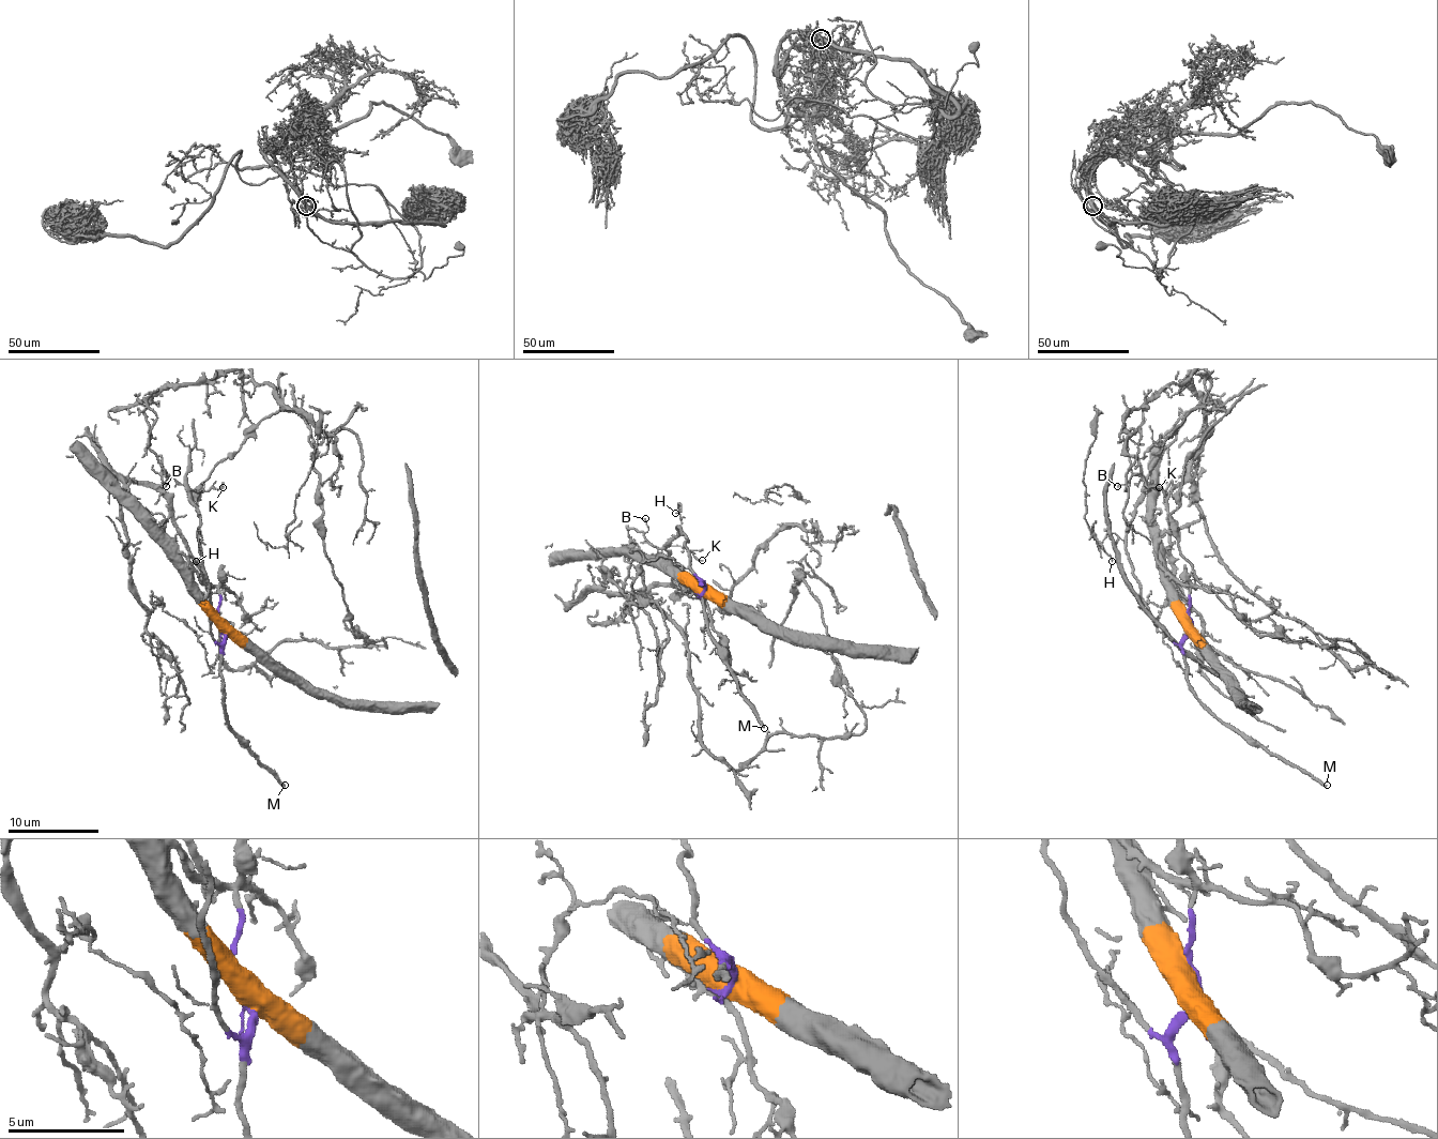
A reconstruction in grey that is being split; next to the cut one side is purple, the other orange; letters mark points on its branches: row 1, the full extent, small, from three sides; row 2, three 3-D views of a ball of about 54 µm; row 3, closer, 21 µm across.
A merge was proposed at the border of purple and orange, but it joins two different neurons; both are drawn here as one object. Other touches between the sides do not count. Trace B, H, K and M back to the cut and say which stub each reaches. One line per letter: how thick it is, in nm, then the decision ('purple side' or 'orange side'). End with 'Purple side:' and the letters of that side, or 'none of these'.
B: 90 nm thick; purple side
H: 100 nm thick; purple side
K: 100 nm thick; purple side
M: 260 nm thick; purple side
Purple side: B, H, K, M

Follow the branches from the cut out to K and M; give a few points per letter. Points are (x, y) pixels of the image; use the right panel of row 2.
K: (1192, 625), (1177, 643), (1169, 636), (1141, 595), (1141, 582), (1127, 550), (1131, 512), (1143, 491), (1159, 487)
M: (1192, 625), (1183, 641), (1188, 688), (1218, 717), (1326, 786)

